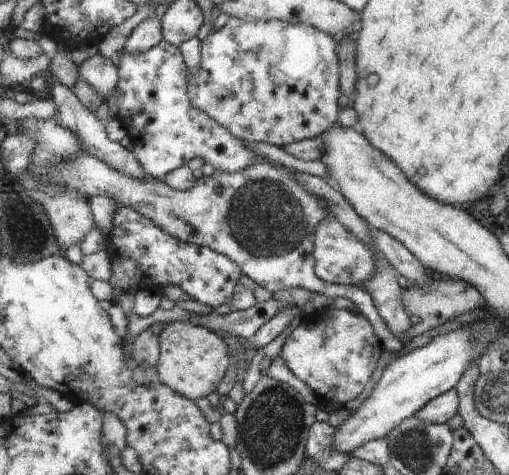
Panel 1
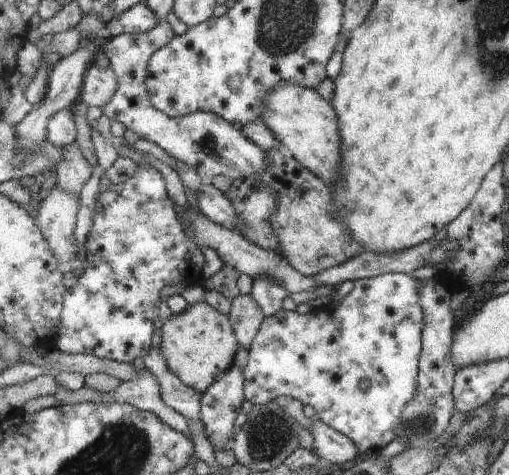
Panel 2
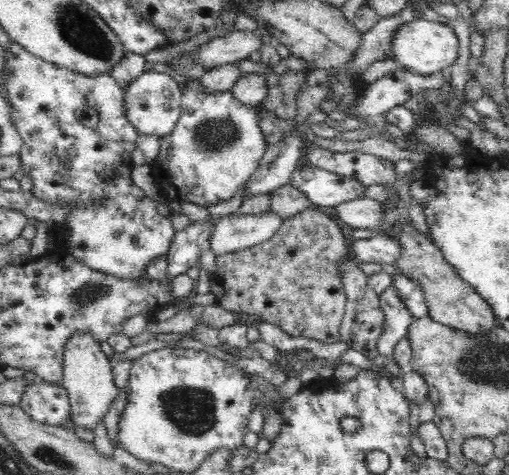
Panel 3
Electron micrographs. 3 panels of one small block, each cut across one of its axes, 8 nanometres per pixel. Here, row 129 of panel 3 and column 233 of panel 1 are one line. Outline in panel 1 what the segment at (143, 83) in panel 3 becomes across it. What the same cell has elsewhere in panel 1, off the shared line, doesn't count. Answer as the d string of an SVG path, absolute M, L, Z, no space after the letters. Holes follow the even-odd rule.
M163 39L159 46L151 48L145 54L129 54L125 50L122 53L123 56L118 62L120 78L115 94L118 105L117 117L127 129L137 160L153 178L163 179L169 172L187 166L187 162L191 162L193 158L205 160L219 172L241 172L257 162L271 162L265 156L255 154L241 138L233 136L225 126L221 126L221 123L215 122L208 114L192 104L187 82L189 72L177 46Z

